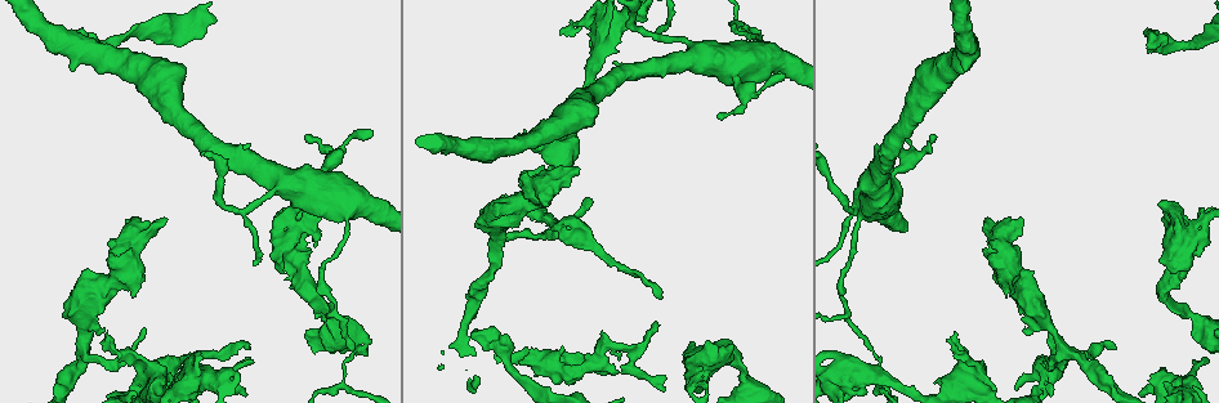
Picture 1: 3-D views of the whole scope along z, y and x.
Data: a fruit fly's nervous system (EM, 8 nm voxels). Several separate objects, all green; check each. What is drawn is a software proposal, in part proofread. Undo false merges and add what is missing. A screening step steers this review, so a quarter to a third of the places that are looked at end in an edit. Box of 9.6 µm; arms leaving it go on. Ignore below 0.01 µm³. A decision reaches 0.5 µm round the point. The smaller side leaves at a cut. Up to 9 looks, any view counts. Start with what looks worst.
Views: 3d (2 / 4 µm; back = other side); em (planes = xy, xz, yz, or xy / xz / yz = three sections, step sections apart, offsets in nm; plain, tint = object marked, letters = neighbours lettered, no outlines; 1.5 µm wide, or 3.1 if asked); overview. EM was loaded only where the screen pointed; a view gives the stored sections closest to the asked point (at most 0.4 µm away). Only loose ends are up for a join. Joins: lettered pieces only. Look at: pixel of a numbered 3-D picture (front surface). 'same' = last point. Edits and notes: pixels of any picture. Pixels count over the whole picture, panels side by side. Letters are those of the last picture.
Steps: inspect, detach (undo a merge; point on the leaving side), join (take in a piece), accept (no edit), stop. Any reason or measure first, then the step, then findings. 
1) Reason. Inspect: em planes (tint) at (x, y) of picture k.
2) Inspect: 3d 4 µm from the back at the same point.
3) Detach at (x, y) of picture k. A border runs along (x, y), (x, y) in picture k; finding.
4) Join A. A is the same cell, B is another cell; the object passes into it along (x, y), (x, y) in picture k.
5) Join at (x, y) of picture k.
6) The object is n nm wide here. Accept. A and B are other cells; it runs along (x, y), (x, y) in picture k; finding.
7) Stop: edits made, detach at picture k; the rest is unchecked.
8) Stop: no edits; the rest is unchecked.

Four arms meet. Inspect: em planes (letters) at (1181, 232) of picture 1.

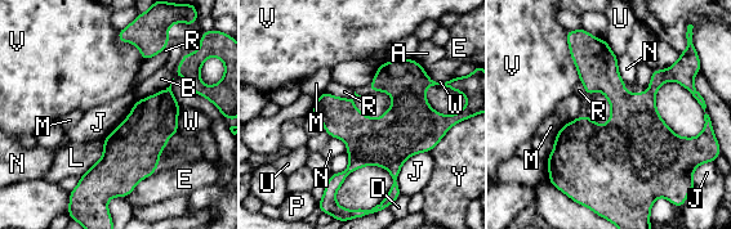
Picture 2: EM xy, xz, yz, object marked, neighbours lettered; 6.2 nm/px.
Accept. A, B, D, E, J, L, M, N, P, R, U, V, W and Y are other cells; a border runs along (325, 91), (346, 98), (355, 95) in picture 2; all the same neuron.

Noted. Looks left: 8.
Branch stops here. Inspect: em planes (plain) at (588, 198) of picture 1.

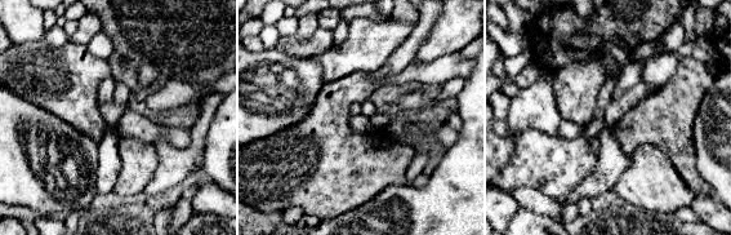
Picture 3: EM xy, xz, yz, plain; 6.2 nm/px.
Inspect: em planes (letters) at the same point.

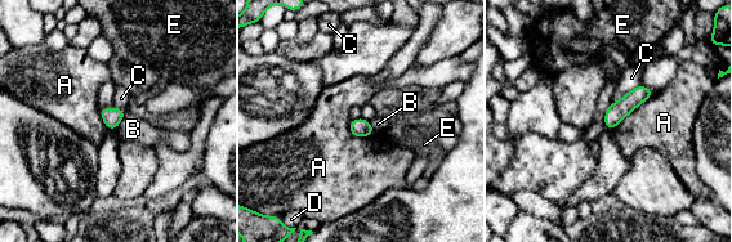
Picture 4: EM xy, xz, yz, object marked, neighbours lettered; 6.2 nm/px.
The object is 120 nm wide here. Accept. A, B, C, D and E are other cells; no lettered piece goes on from it.

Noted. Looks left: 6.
Branch stops here. Inspect: em xy step 8 (letters) at (1021, 221) of picture 1.

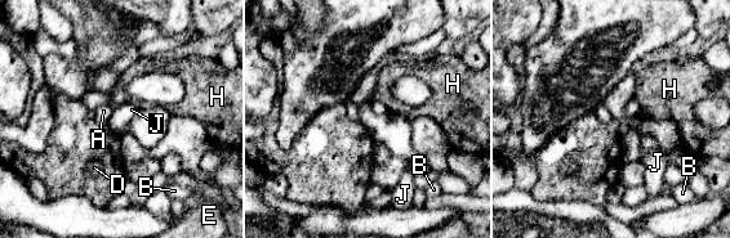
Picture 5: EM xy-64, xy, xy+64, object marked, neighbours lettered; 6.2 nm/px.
Inspect: em xz step 4 (letters) at the same point.

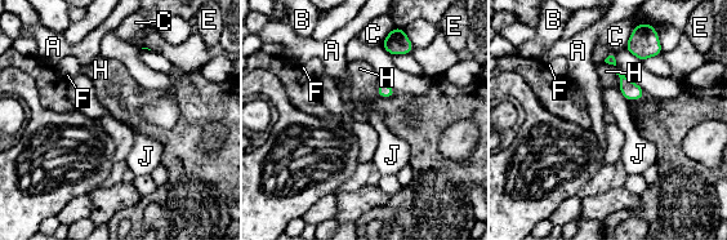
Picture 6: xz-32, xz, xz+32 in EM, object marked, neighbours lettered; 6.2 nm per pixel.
Accept. A, B, C, E, F, H and J are other cells; none of them fits.

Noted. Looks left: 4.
Branch stops here. Inspect: em planes (letters) at (955, 336) of picture 1.

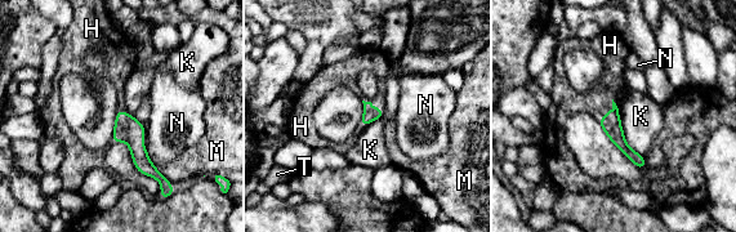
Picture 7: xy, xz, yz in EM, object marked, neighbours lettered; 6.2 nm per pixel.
The longest contact is with K, 380 nm. Join at (597, 103) of picture 7. H is the same cell, K, M, N and T are other cells; it goes on there.

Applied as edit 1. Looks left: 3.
Stop: edits made, join at picture 7; the rest is unchecked.

